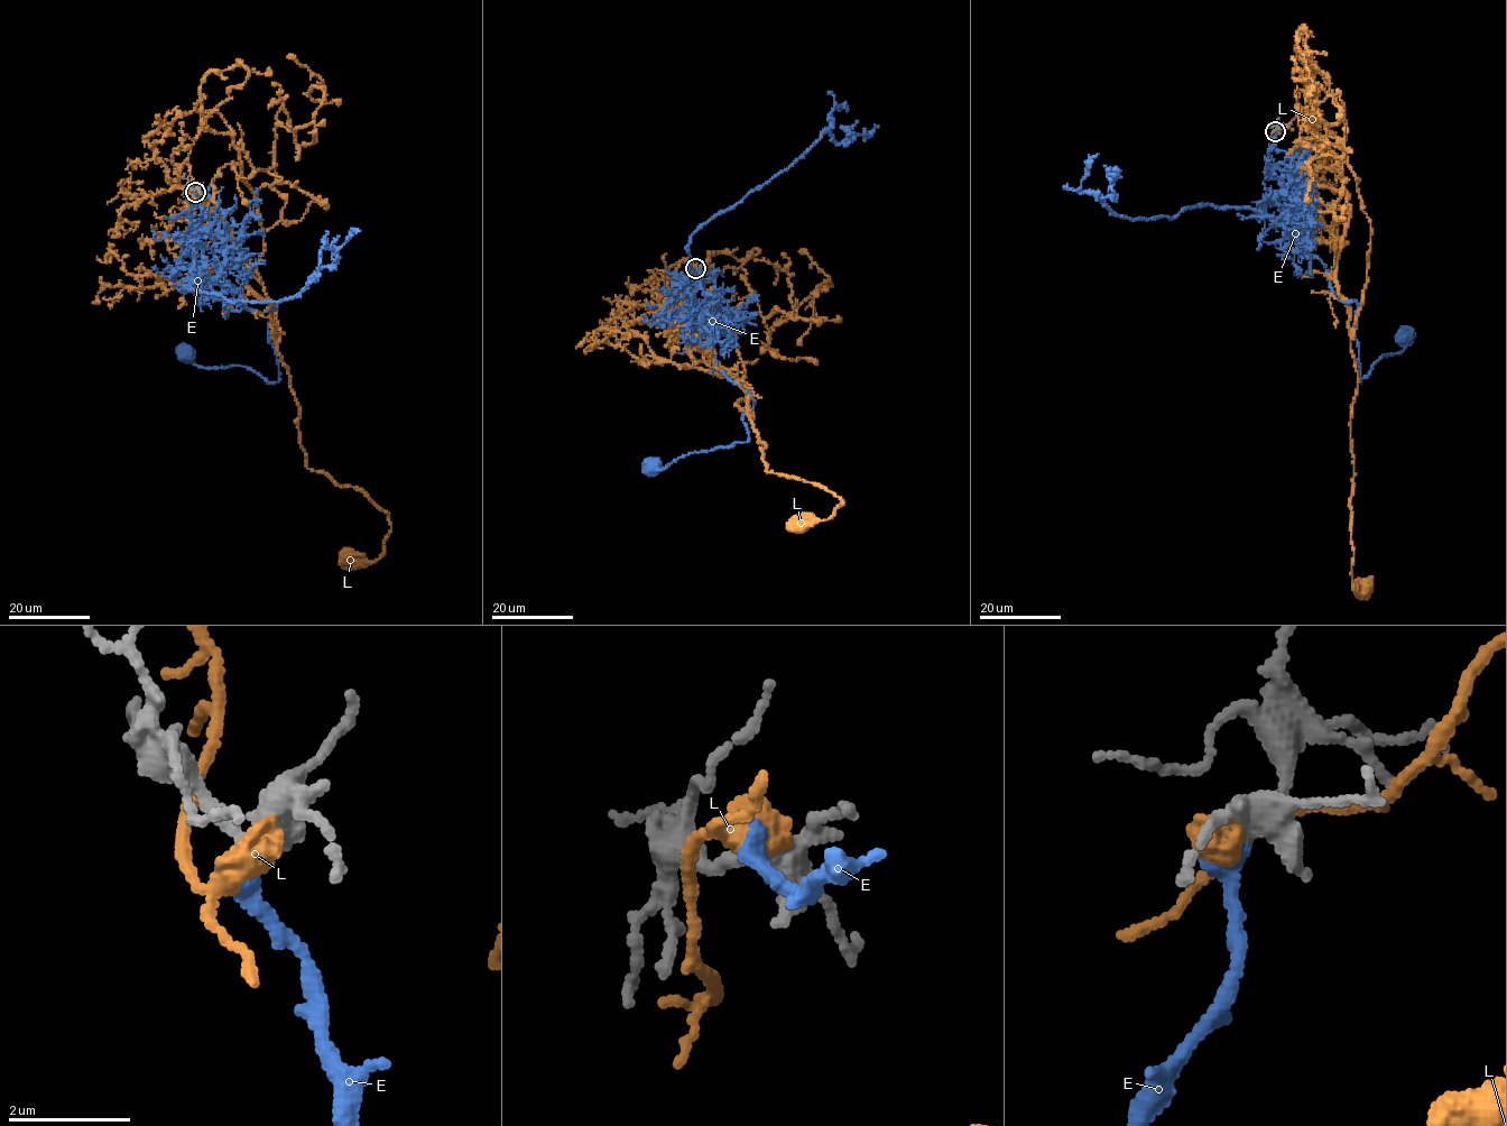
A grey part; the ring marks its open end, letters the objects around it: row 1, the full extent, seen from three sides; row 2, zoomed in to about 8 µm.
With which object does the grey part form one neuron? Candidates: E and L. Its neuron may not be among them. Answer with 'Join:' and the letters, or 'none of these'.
Join: E

